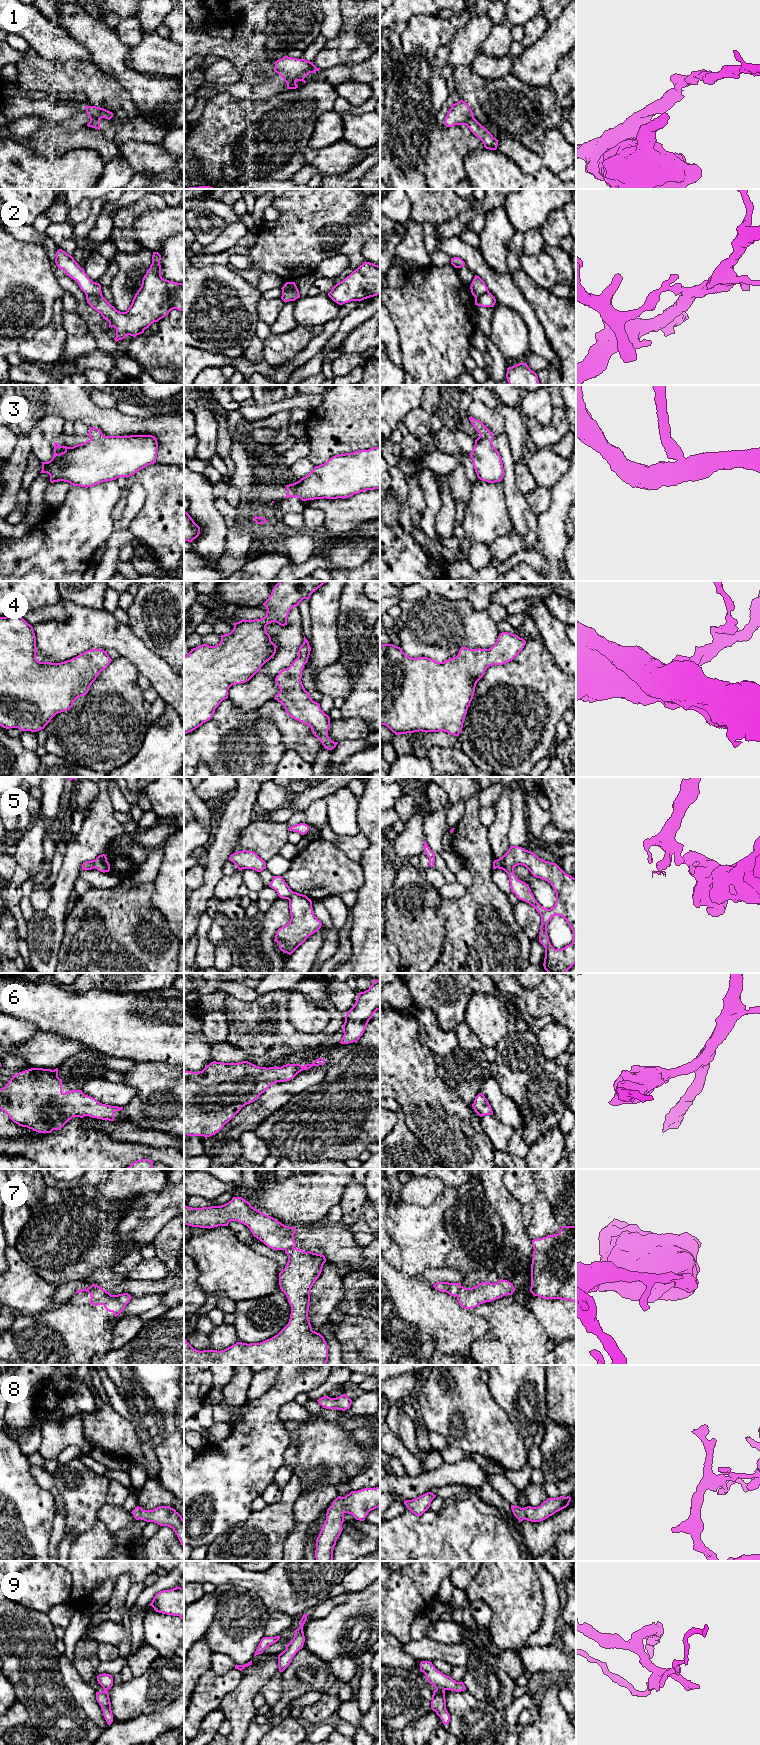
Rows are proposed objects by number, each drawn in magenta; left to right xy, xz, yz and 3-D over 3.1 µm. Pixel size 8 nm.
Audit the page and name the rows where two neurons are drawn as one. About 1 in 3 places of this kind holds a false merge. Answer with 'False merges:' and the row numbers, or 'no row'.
False merges: 1, 2, 5, 7, 9

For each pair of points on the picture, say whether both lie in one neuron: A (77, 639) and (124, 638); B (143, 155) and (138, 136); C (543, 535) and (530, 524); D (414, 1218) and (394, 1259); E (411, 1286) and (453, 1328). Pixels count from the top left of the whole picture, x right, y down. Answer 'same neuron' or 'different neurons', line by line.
A: same neuron
B: different neurons
C: different neurons
D: different neurons
E: same neuron

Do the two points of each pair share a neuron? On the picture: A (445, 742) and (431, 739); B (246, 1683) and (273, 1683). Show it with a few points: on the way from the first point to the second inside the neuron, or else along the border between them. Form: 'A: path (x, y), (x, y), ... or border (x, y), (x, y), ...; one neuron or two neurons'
A: path (442, 739), (434, 739); one neuron
B: border (278, 1670), (258, 1691); two neurons

